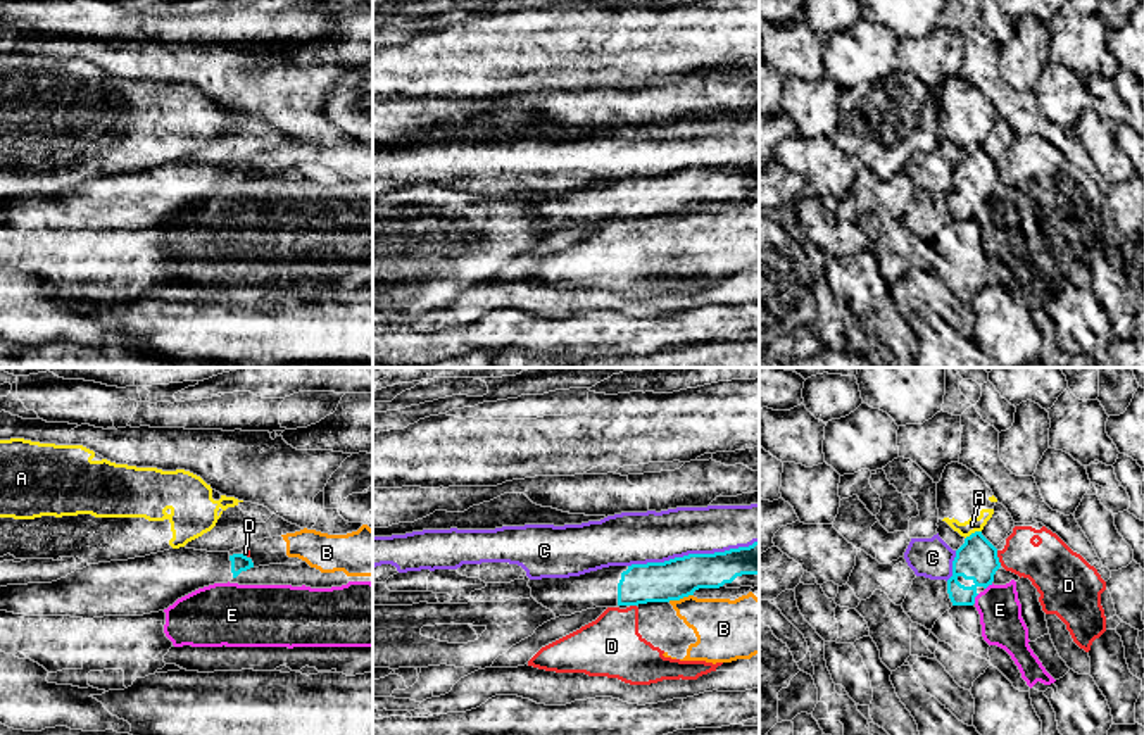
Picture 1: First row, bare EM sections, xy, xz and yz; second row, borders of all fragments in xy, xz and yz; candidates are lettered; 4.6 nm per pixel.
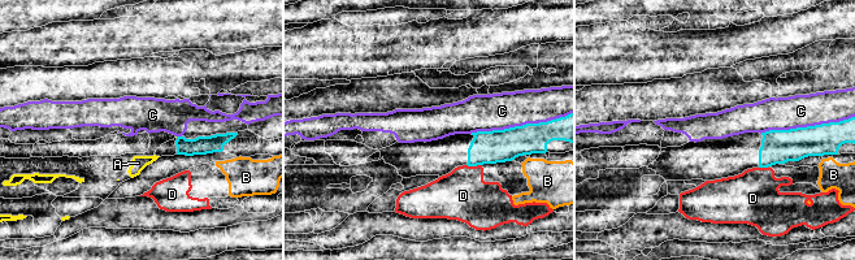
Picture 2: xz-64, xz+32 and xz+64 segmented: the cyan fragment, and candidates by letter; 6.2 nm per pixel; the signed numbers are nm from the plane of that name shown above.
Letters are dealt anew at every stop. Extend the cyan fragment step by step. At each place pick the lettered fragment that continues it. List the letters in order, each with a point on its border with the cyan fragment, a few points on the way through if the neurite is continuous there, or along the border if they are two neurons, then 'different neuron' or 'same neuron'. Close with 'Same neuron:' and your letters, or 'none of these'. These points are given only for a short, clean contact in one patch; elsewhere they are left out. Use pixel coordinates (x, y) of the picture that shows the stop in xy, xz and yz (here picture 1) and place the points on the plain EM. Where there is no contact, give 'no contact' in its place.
A: meets cyan in yz at (972, 147); border along yz (980, 144), (965, 152); different neuron
B: meets cyan in xz at (680, 211); different neuron
C: meets cyan in xz at (692, 168); different neuron
D: meets cyan in yz at (998, 171); border along yz (996, 164), (1001, 178); different neuron
E: meets cyan in yz at (974, 213); different neuron
Same neuron: none of these

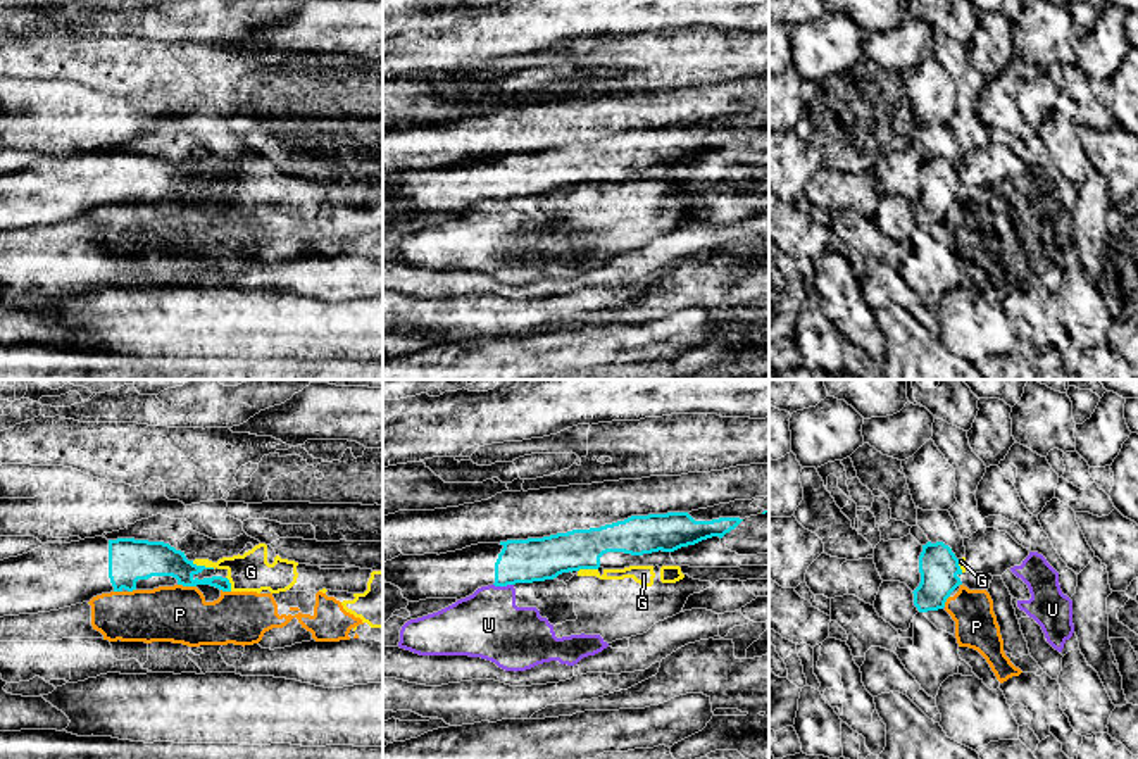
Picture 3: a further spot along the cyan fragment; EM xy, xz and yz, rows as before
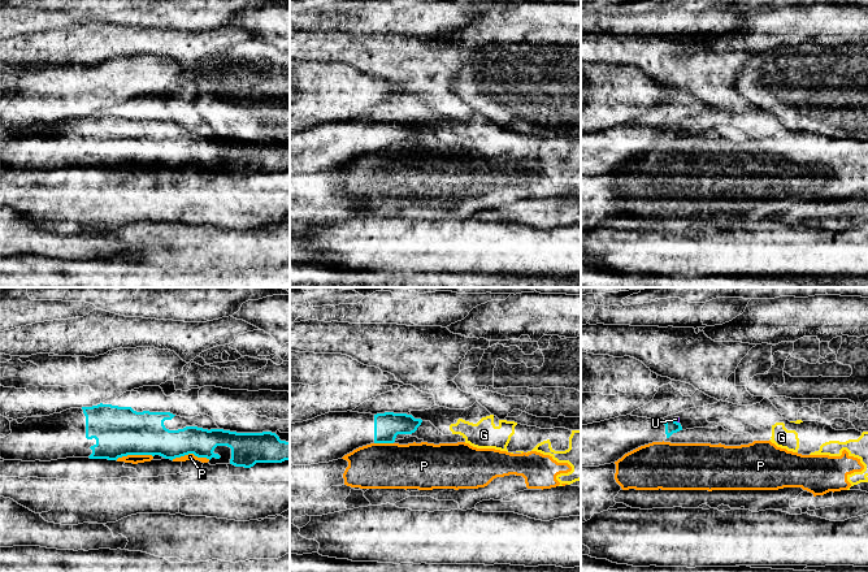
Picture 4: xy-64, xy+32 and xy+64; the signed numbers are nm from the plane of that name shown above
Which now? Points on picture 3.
G: meets cyan in xy at (204, 180); different neuron
P: meets cyan in xy at (187, 199); different neuron
U: meets cyan in xz at (504, 199); border along xz (493, 197), (512, 199); different neuron
Same neuron: none of these

